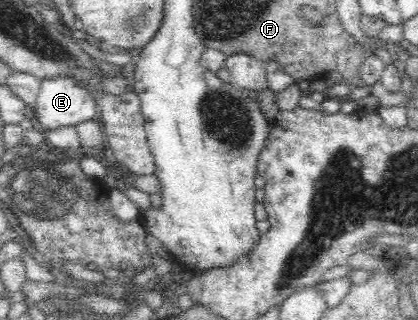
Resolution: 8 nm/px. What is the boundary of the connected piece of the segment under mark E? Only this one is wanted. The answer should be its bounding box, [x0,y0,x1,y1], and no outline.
[33,78,98,134]

